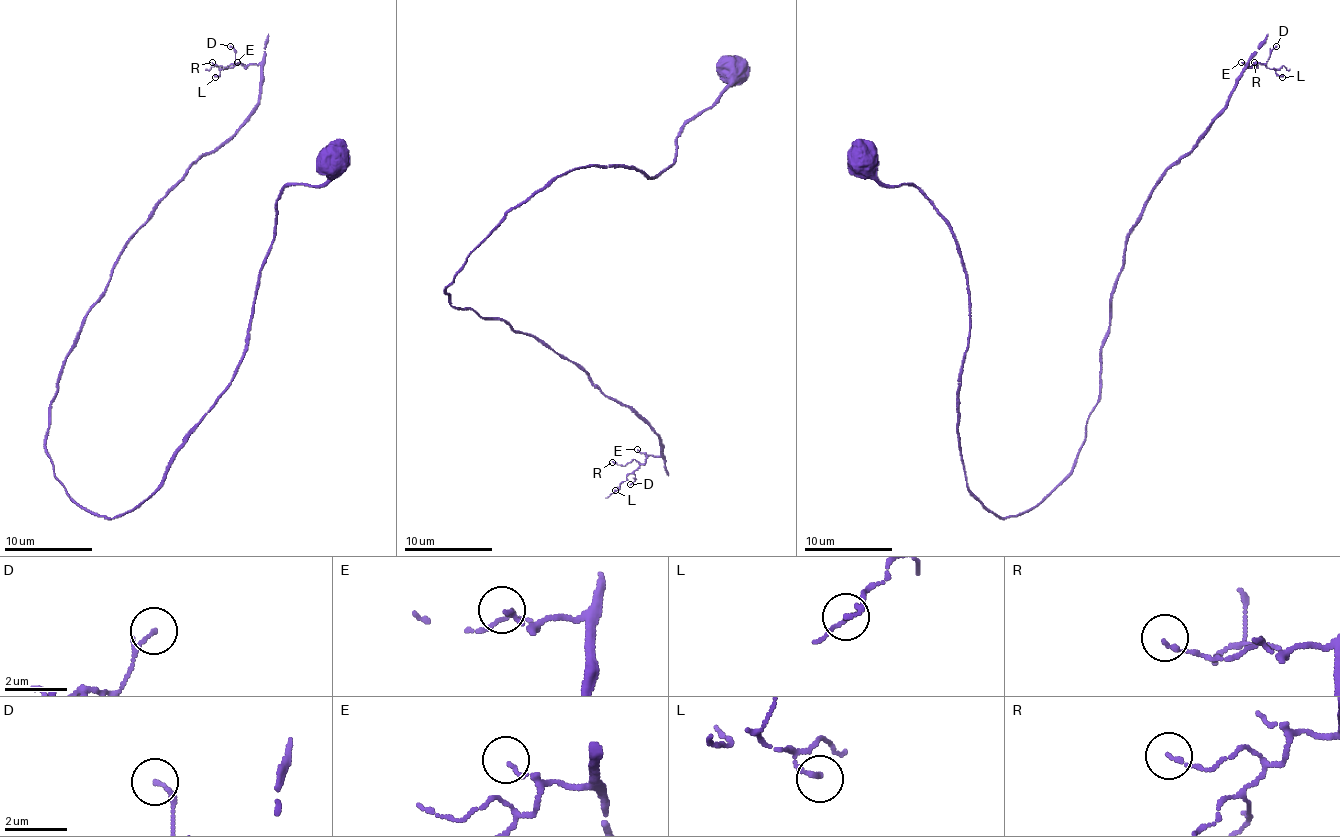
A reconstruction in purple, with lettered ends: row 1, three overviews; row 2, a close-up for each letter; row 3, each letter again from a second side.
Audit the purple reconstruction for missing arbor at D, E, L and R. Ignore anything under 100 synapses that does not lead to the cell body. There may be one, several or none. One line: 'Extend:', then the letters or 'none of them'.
Extend: none of them

